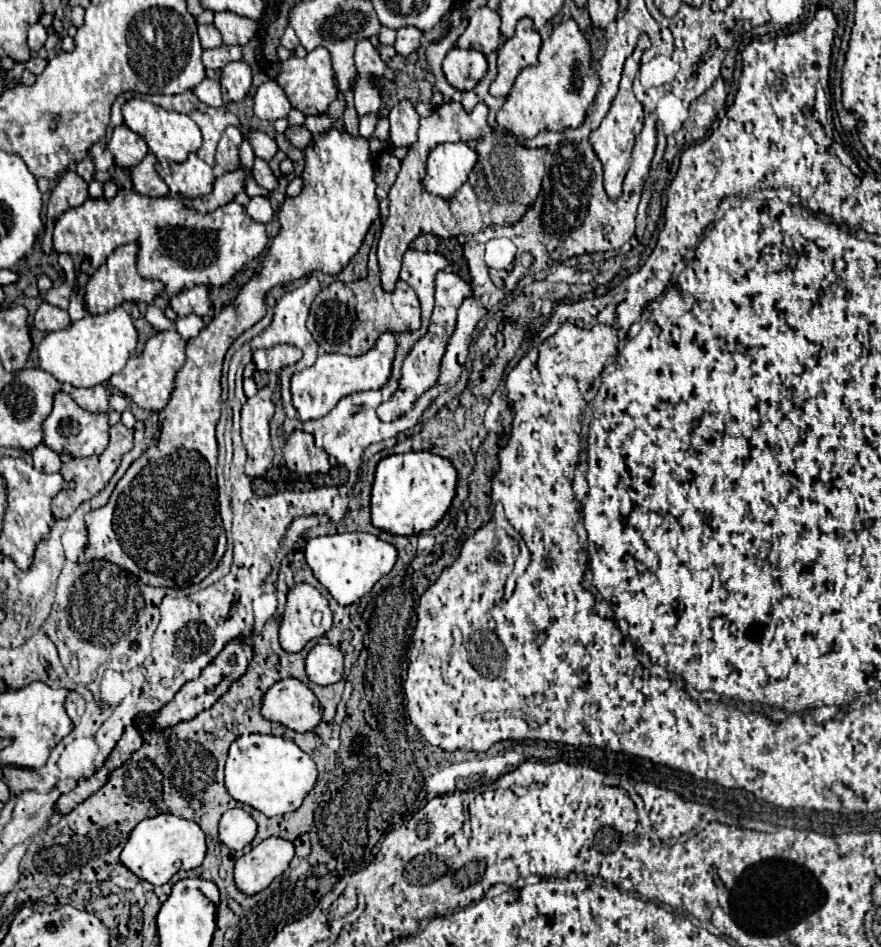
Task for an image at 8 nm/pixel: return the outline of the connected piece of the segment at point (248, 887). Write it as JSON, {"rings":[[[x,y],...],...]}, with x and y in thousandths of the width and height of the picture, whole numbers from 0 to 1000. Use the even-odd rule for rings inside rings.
{"rings":[[[306,884],[286,894],[266,913],[268,937],[277,945],[291,945],[302,939],[311,926],[322,922],[334,905],[334,892],[318,884]]]}

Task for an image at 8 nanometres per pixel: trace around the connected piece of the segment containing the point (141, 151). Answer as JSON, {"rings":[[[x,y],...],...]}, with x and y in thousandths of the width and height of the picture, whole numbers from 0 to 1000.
{"rings":[[[136,132],[136,134],[129,134],[127,147],[123,149],[123,159],[127,162],[129,172],[134,172],[136,176],[150,178],[163,168],[163,164],[168,162],[168,155],[159,143],[150,140],[143,132]]]}

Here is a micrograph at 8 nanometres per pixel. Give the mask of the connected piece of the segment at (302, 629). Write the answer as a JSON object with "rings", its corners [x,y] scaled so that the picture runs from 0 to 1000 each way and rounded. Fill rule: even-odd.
{"rings":[[[350,616],[331,618],[331,622],[325,628],[325,645],[320,649],[320,658],[318,658],[318,666],[316,666],[316,675],[318,675],[320,685],[327,690],[338,690],[350,677],[365,673],[375,664],[375,660],[377,660],[377,645],[372,643],[372,635],[363,628],[363,624]],[[356,645],[365,647],[365,658],[361,662],[354,658]]]}

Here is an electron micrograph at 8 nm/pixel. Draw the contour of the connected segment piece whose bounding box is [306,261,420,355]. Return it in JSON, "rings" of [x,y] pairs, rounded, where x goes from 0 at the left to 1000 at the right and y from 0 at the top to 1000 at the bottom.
{"rings":[[[420,276],[420,288],[415,297],[411,297],[411,305],[400,299],[379,297],[375,303],[365,305],[352,326],[350,350],[359,358],[359,362],[370,373],[388,373],[388,375],[411,375],[420,366],[425,366],[427,358],[436,352],[459,352],[472,350],[477,345],[477,320],[468,303],[459,297],[449,299],[445,309],[438,309],[431,303],[431,290],[427,284],[427,276]]]}

